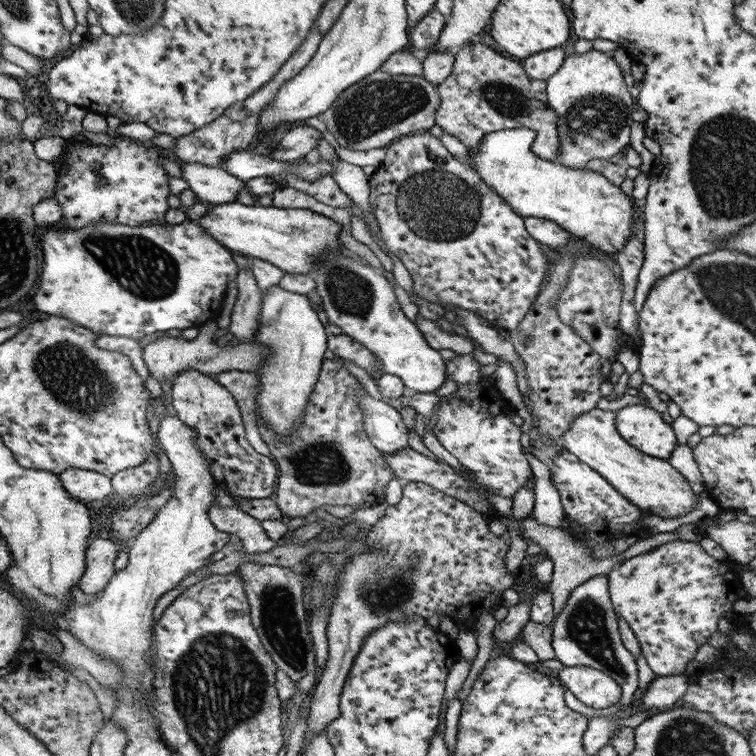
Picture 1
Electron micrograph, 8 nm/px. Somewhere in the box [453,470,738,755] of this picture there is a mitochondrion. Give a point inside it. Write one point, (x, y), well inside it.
(587, 625)

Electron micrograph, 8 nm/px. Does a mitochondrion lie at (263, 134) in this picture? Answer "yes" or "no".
no

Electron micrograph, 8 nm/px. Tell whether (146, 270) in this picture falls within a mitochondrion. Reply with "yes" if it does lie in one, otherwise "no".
yes

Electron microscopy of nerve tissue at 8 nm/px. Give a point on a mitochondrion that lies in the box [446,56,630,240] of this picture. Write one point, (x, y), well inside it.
(506, 100)

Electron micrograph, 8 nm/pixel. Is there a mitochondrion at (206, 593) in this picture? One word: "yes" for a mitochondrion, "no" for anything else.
no

